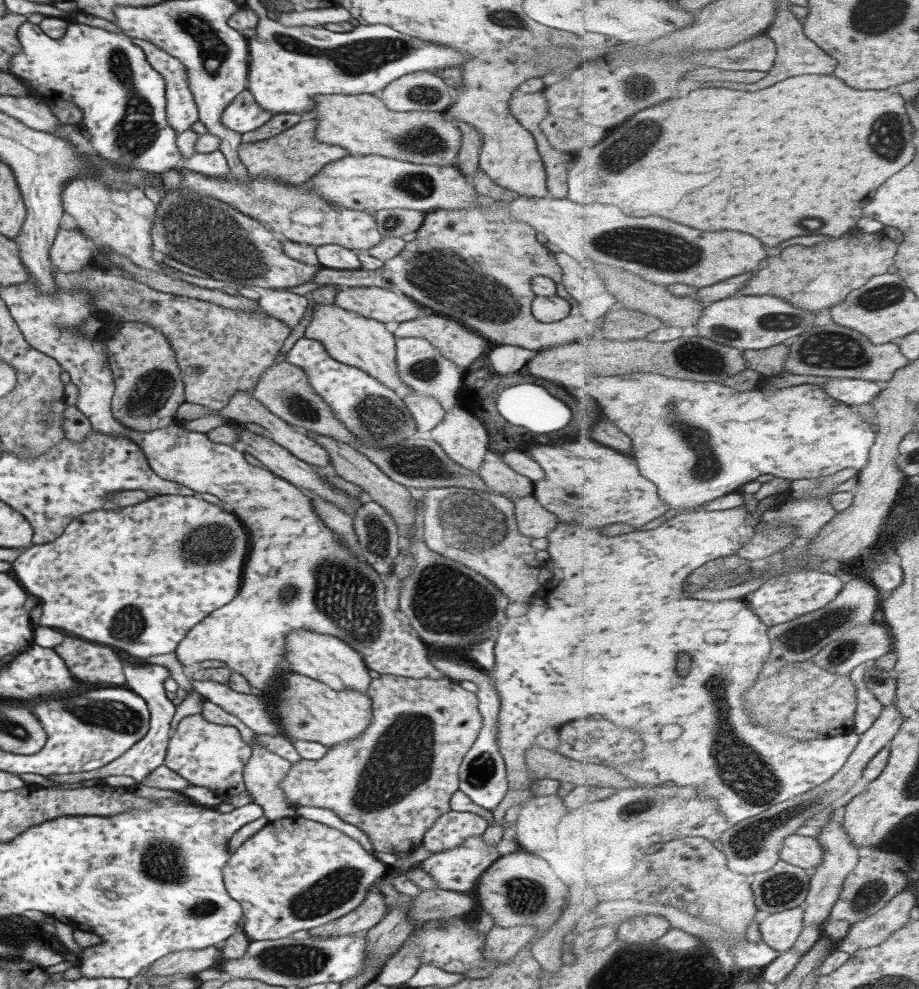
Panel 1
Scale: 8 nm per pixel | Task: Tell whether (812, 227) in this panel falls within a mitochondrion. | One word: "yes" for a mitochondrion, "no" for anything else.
yes

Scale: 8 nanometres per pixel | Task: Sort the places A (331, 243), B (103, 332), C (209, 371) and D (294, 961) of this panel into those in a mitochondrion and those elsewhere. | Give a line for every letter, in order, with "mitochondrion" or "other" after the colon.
A: other
B: other
C: other
D: mitochondrion

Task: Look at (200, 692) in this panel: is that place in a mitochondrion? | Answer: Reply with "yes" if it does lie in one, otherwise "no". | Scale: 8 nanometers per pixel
no

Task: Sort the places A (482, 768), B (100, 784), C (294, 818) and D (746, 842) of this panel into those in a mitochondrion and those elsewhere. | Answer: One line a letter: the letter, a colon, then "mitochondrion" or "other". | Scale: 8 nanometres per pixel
A: mitochondrion
B: other
C: other
D: mitochondrion

